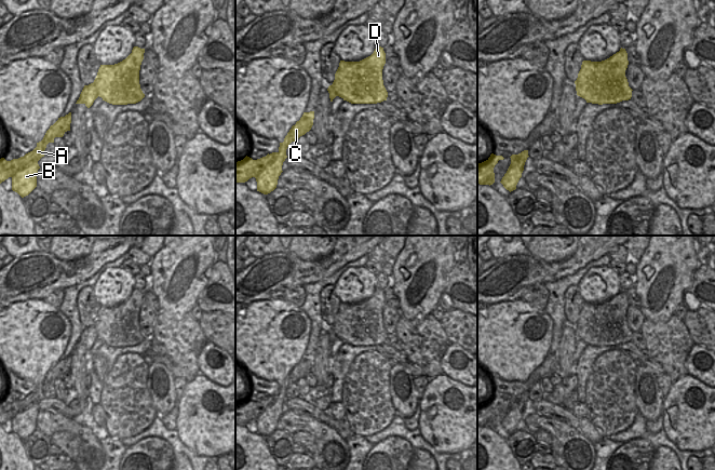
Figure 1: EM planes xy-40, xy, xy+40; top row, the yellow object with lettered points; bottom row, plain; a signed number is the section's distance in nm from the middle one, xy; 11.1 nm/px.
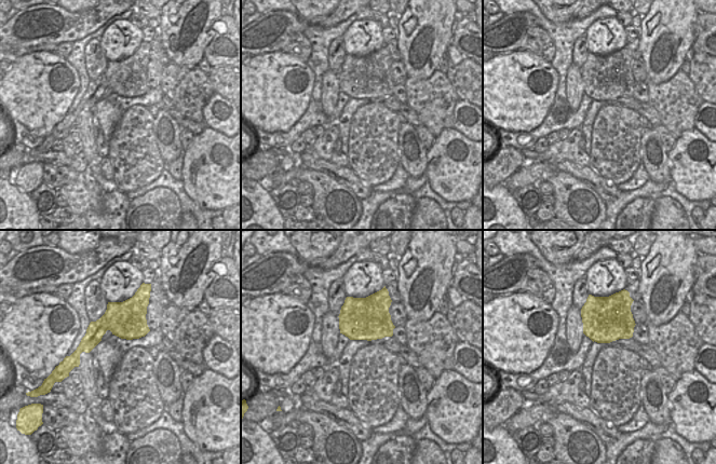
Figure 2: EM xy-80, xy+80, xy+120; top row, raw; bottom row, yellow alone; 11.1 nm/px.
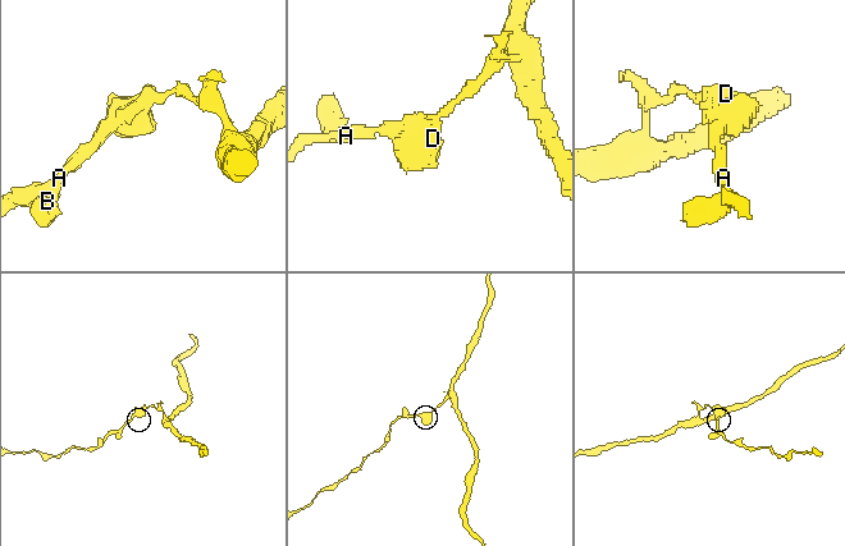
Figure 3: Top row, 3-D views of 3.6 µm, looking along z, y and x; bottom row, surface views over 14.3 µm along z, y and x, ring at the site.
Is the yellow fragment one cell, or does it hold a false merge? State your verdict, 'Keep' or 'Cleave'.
Cleave

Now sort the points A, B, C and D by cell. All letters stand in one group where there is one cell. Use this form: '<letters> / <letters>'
A B C / D

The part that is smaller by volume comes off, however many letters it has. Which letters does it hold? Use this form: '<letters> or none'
A, B, C

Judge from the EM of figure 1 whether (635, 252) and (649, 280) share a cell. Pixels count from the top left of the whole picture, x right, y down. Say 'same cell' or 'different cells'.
different cells

